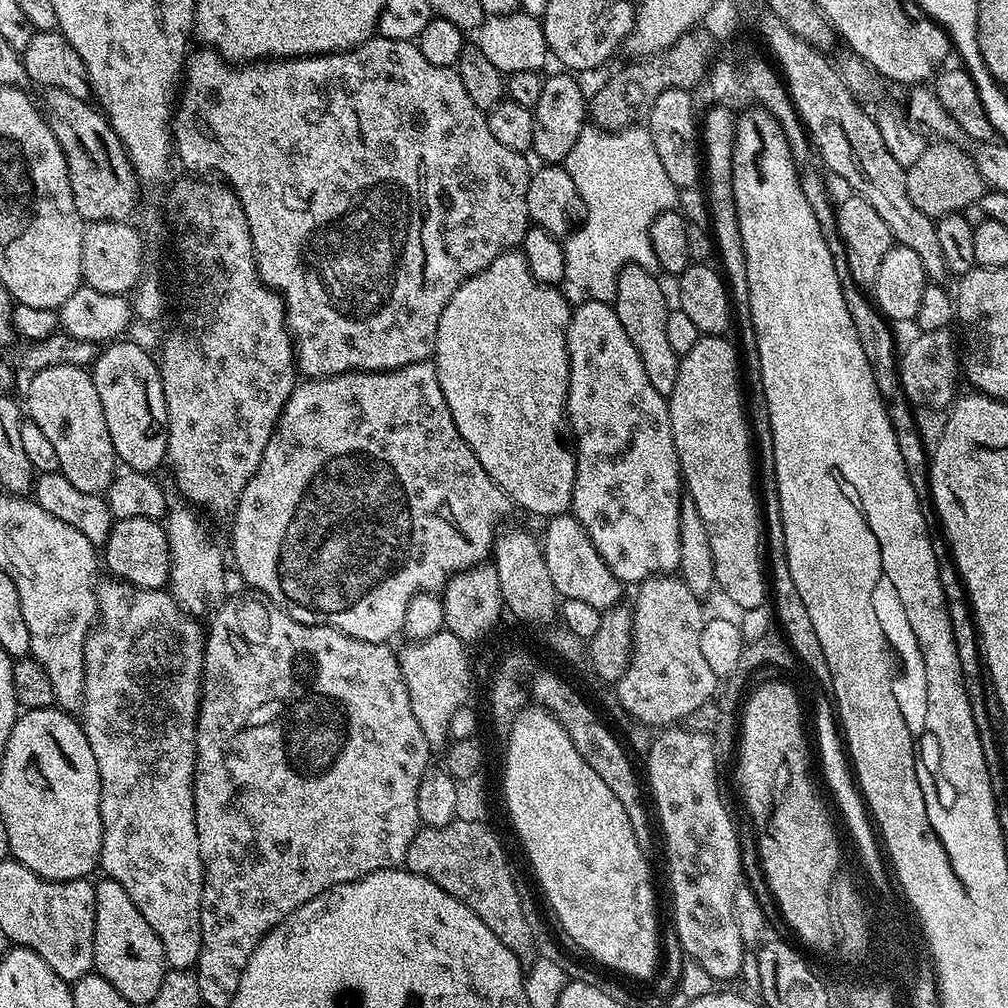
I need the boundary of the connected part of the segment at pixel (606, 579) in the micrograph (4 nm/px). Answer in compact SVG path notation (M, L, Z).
M571 514L551 517L547 521L542 535L542 547L546 558L546 570L550 570L550 582L554 582L557 597L569 600L578 598L578 602L586 602L601 610L613 608L621 603L620 588L622 582L606 566L602 554L590 542L590 534Z

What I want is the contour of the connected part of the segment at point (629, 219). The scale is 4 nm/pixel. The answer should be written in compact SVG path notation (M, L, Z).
M585 126L582 134L578 134L578 142L574 142L570 154L566 154L562 167L570 174L570 178L574 178L574 186L578 186L578 194L582 194L582 202L584 203L584 219L580 227L563 241L564 253L566 254L566 274L562 285L564 297L572 306L583 304L586 300L597 300L603 304L612 304L616 299L616 279L626 265L637 264L649 270L657 267L654 246L650 246L650 226L658 214L673 211L677 207L678 189L674 186L674 182L670 182L670 174L666 174L665 168L662 167L662 158L658 158L658 150L654 150L654 142L650 138L650 134L640 126L622 128L616 132L595 126Z

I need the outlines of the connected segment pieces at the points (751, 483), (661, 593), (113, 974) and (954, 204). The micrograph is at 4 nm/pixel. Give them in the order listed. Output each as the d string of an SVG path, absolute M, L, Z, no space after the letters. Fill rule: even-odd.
M701 335L694 350L680 357L678 382L674 382L674 390L666 399L670 414L670 430L674 434L674 446L680 459L680 475L687 493L694 498L694 506L698 506L698 514L702 514L702 522L706 522L706 530L710 534L710 550L714 550L714 574L719 591L724 591L725 598L740 608L760 608L764 600L766 604L770 596L770 580L766 575L766 540L762 535L762 504L758 499L758 476L754 471L754 436L750 431L750 420L746 415L746 400L742 395L742 356L737 345L733 344L724 336Z
M661 574L659 576L647 576L644 580L639 581L635 585L636 601L630 604L632 614L632 656L629 659L629 666L622 674L620 680L614 684L616 689L616 696L620 699L620 704L625 708L627 715L633 721L639 722L644 726L651 726L650 724L660 724L659 726L672 726L677 722L687 721L690 714L694 714L703 703L711 701L718 692L718 676L711 670L709 663L706 662L705 656L702 655L701 649L701 635L706 621L706 614L702 605L701 597L696 596L690 590L690 586L686 586L686 582L680 580L679 575L676 574Z
M107 878L95 881L96 909L94 910L94 972L106 978L129 1006L136 1004L151 1005L158 986L166 971L164 947L154 934L150 922L142 918L142 910L134 906L130 894L118 886L118 882Z
M936 140L929 143L918 157L918 162L914 162L907 168L905 174L906 191L909 194L910 202L918 208L924 215L939 218L951 212L963 213L966 206L979 202L984 197L986 185L982 174L978 170L975 160L967 151L960 149L959 143L951 140Z

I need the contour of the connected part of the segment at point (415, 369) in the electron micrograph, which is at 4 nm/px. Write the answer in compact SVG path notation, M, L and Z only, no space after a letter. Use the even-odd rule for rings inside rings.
M423 360L422 362L407 364L401 368L395 368L389 372L347 372L341 376L308 378L303 382L297 383L296 389L290 394L290 398L280 415L280 421L276 423L274 434L270 438L270 442L266 442L266 450L262 454L262 462L258 466L254 478L250 478L250 482L246 482L246 490L242 490L240 500L236 504L236 511L231 517L231 520L233 519L232 556L236 559L236 568L240 571L241 578L250 587L257 588L260 591L257 593L263 594L276 607L282 609L286 614L290 614L290 618L294 618L303 624L328 624L332 628L342 630L342 634L350 634L350 638L358 638L362 642L386 644L393 639L391 636L397 635L399 637L401 635L404 619L406 618L406 606L410 602L410 598L414 598L420 592L439 593L452 575L458 572L465 572L467 568L473 568L476 564L485 563L493 555L494 541L498 535L498 529L501 527L501 525L499 526L500 519L508 511L513 511L513 508L514 505L510 497L490 478L490 474L486 474L486 470L482 470L482 462L478 462L474 450L470 450L468 443L458 434L458 426L454 426L454 418L446 406L446 398L442 394L442 386L438 382L435 363Z

